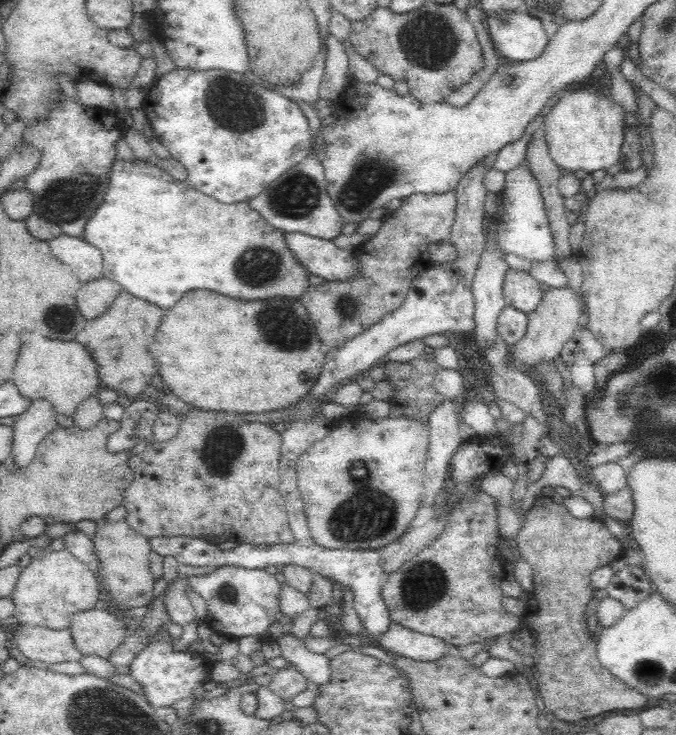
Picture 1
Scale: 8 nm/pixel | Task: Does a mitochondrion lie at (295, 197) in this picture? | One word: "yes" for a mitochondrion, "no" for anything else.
yes

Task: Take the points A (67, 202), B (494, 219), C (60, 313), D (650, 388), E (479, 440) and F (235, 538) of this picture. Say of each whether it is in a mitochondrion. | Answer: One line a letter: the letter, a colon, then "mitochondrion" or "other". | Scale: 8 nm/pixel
A: mitochondrion
B: other
C: mitochondrion
D: mitochondrion
E: other
F: other

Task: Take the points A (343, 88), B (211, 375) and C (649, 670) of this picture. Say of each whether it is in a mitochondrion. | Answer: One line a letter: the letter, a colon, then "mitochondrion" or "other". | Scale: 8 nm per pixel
A: other
B: other
C: mitochondrion

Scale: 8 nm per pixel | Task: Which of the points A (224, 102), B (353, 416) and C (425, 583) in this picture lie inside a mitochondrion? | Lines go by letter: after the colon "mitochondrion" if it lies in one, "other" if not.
A: mitochondrion
B: other
C: mitochondrion

